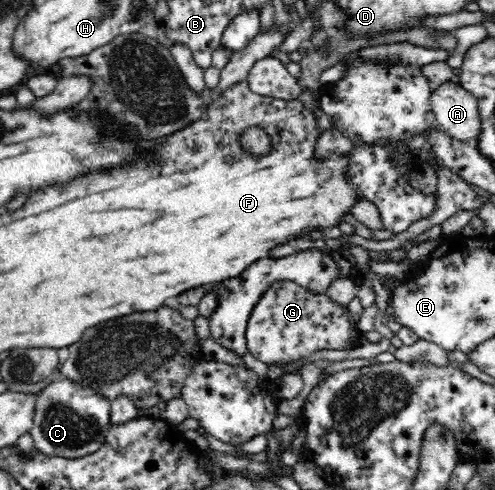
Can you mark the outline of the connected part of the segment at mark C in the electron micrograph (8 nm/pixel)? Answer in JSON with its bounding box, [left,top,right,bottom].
[30,378,111,459]

